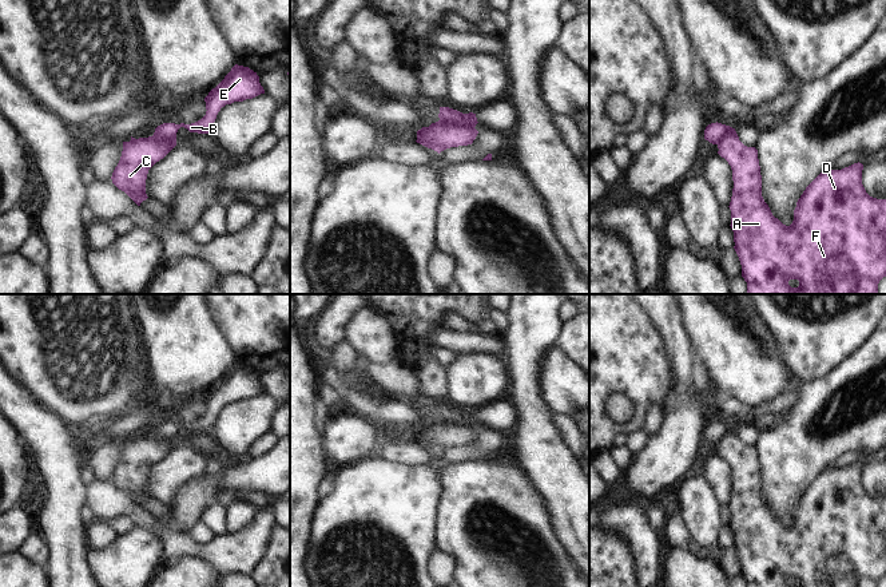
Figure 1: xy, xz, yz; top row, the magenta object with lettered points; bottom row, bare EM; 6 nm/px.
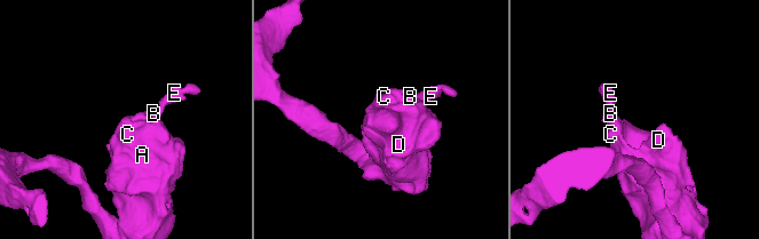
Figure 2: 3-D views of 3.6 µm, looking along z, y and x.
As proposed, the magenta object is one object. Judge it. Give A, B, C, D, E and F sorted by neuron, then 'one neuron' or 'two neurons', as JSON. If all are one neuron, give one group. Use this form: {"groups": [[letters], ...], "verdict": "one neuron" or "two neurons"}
{"groups": [["A", "C", "D", "F"], ["B", "E"]], "verdict": "two neurons"}

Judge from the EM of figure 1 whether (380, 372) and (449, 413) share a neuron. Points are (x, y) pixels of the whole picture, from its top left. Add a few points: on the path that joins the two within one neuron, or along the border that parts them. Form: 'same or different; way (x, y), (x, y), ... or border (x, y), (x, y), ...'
same; way (397, 379), (425, 407), (432, 409)

